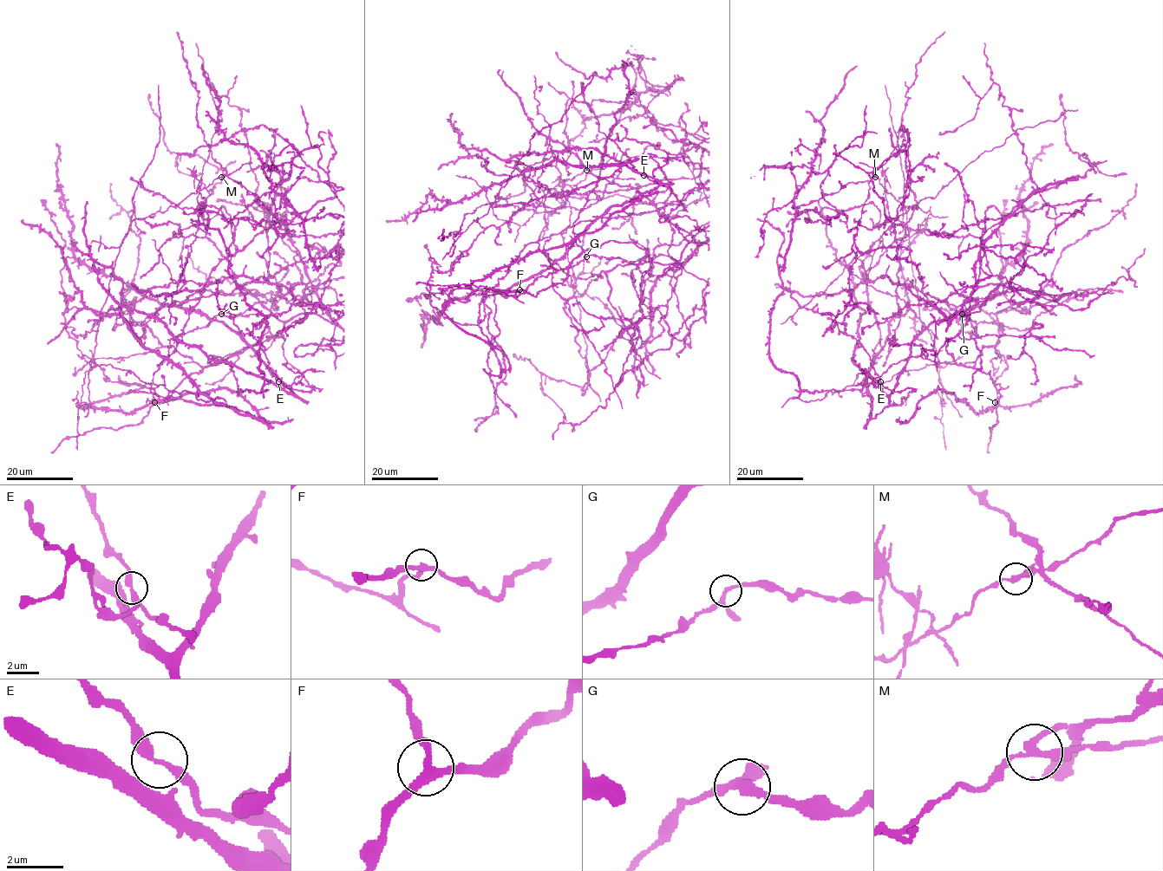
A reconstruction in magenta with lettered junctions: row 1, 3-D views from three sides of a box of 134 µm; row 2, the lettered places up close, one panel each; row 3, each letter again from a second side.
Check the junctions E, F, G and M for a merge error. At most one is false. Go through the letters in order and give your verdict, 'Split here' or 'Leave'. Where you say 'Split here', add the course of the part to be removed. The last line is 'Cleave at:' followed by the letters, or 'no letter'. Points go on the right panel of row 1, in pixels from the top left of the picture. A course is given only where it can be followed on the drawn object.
E: Leave
F: Leave
G: Leave
M: Split here. Course of the part to remove: (875, 177), (904, 205), (931, 213), (909, 245), (937, 366), (820, 399), (790, 398), (780, 407)
Cleave at: M

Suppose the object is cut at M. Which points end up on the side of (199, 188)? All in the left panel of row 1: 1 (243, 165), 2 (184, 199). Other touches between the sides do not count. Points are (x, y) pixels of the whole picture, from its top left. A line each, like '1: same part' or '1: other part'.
1: same part
2: same part

